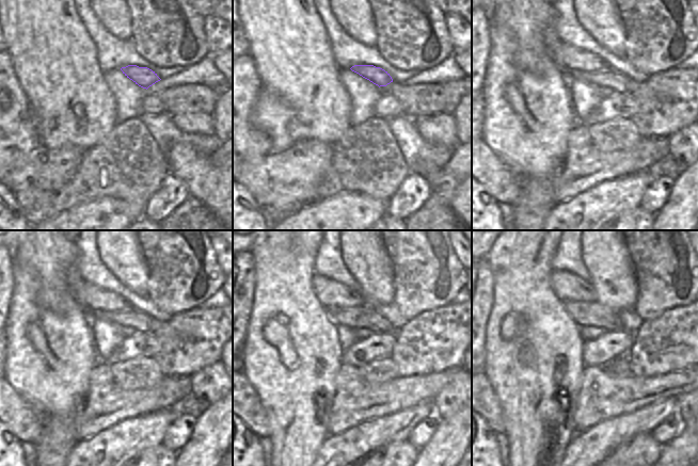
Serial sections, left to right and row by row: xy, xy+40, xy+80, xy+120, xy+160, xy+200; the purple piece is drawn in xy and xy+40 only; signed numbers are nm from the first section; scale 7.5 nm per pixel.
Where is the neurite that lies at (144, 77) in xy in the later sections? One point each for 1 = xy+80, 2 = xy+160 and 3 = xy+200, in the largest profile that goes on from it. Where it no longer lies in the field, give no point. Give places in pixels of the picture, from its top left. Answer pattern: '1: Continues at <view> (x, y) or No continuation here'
1: Continues at xy+80 (573, 59)
2: Continues at xy+160 (329, 292)
3: Continues at xy+200 (568, 287).

